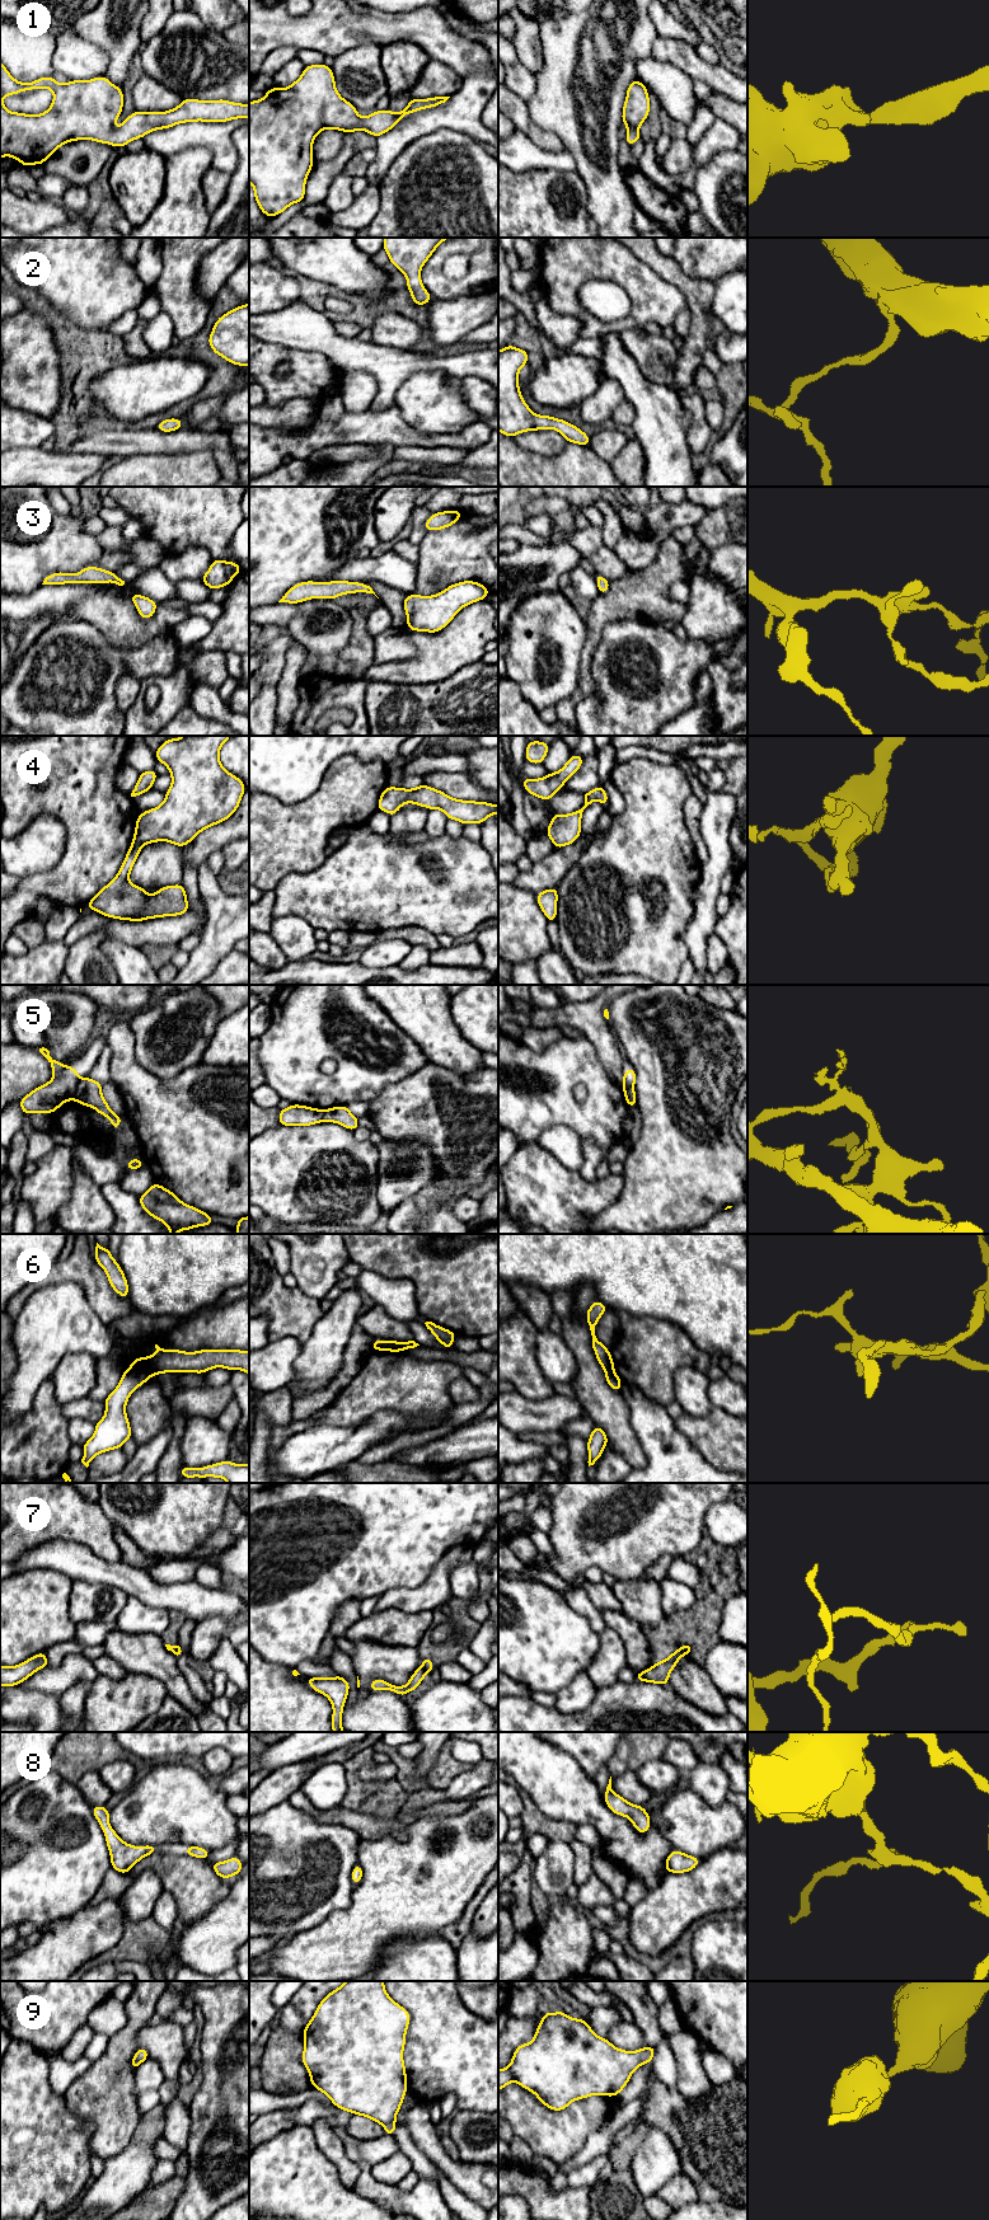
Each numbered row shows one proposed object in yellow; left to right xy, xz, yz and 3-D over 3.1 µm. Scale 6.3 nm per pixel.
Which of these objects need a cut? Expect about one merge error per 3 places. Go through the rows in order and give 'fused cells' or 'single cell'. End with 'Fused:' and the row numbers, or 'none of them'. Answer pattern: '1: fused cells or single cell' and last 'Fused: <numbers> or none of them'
1: single cell
2: single cell
3: single cell
4: single cell
5: fused cells
6: fused cells
7: fused cells
8: single cell
9: single cell
Fused: 5, 6, 7

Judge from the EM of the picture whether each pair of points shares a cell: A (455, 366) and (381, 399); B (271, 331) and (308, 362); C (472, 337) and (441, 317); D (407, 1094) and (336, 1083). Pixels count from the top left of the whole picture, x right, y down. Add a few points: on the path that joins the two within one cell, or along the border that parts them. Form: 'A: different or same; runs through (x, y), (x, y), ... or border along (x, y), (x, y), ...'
A: same; runs through (435, 364), (409, 364), (394, 379)
B: different; border along (262, 339), (319, 353)
C: different; border along (484, 323), (459, 341)
D: different; border along (408, 1076), (388, 1083), (368, 1102)

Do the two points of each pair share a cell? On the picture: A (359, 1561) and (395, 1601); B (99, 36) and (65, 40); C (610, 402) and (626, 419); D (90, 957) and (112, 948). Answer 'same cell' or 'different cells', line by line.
A: different cells
B: different cells
C: different cells
D: different cells

